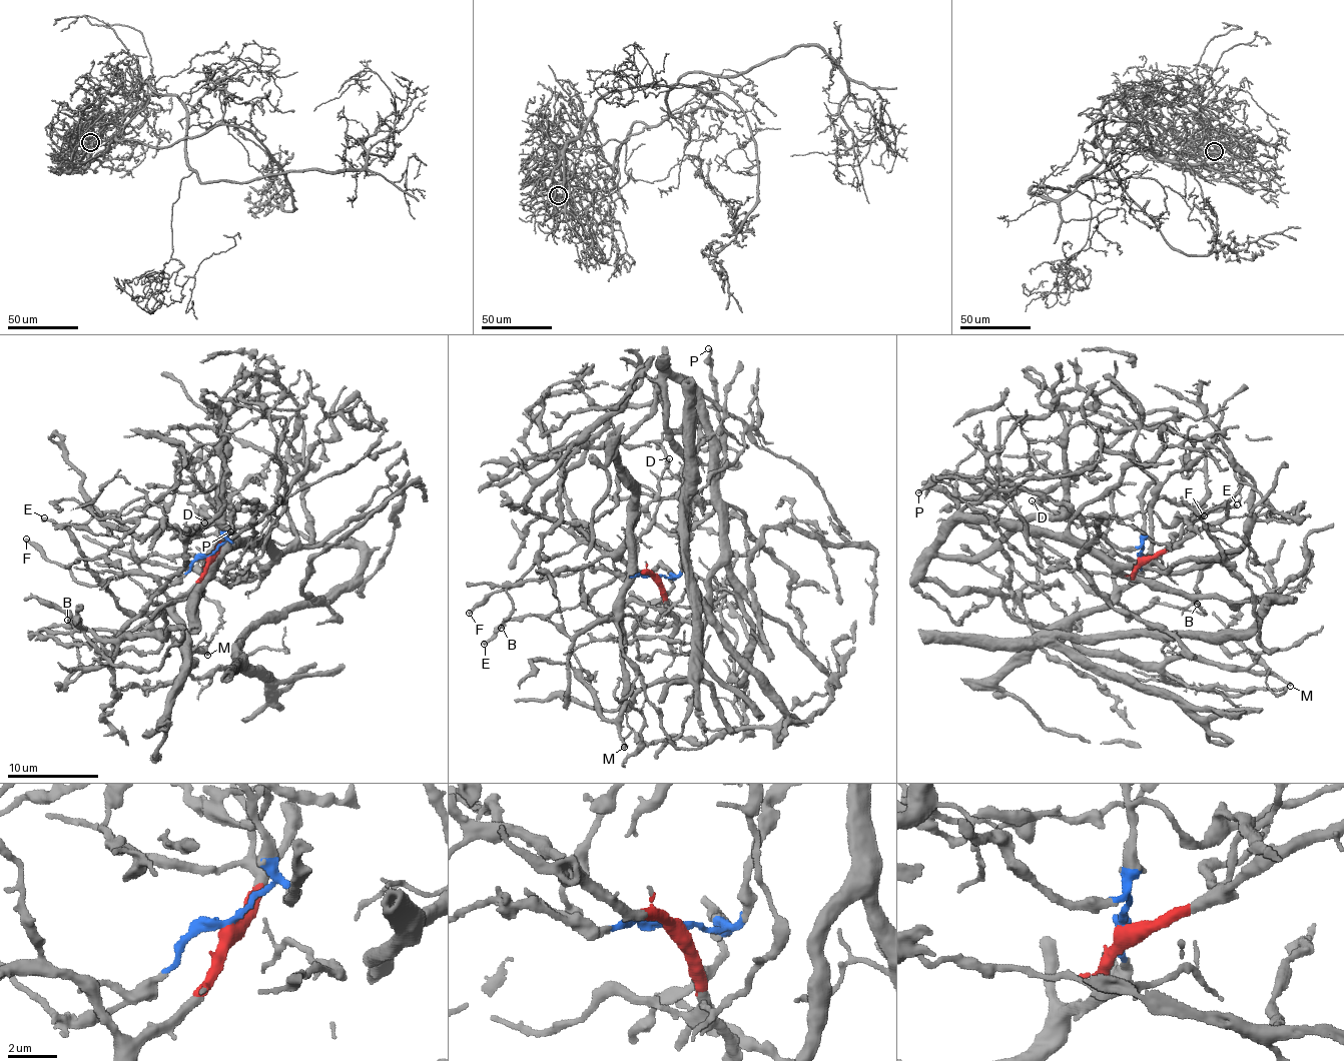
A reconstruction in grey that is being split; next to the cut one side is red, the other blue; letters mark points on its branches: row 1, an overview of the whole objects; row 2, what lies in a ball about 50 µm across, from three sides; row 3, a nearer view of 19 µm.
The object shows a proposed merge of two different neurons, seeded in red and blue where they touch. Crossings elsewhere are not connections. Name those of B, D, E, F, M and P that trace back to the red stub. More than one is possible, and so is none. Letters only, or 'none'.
B, F, M

